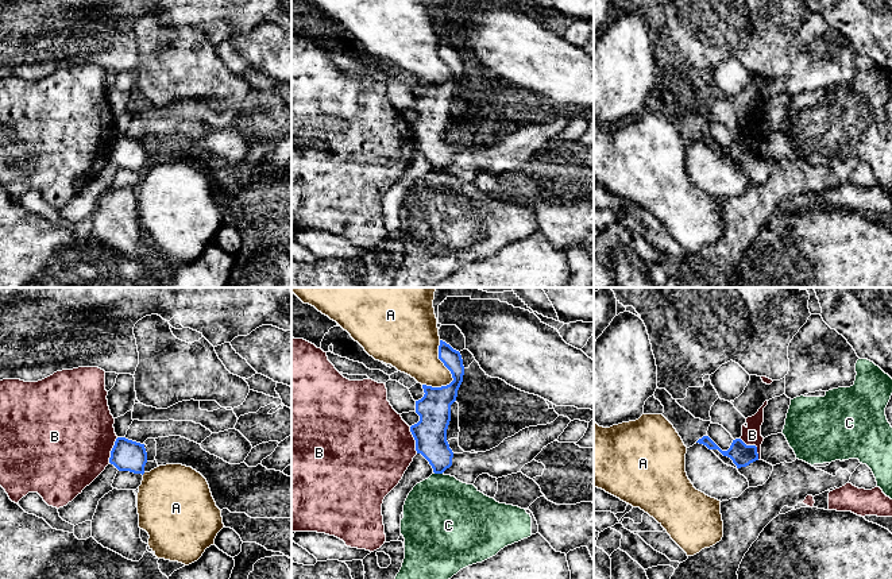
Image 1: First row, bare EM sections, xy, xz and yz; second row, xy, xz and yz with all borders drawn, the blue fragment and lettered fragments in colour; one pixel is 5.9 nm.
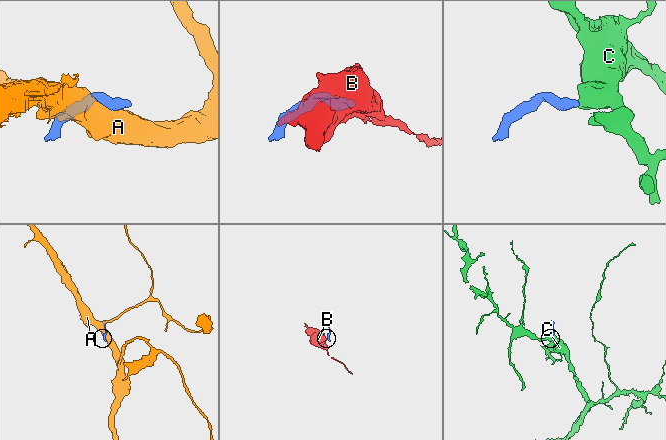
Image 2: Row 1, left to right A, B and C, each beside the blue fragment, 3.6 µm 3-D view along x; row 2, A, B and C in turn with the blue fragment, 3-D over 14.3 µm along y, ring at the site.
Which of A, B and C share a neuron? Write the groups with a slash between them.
A / B / C

